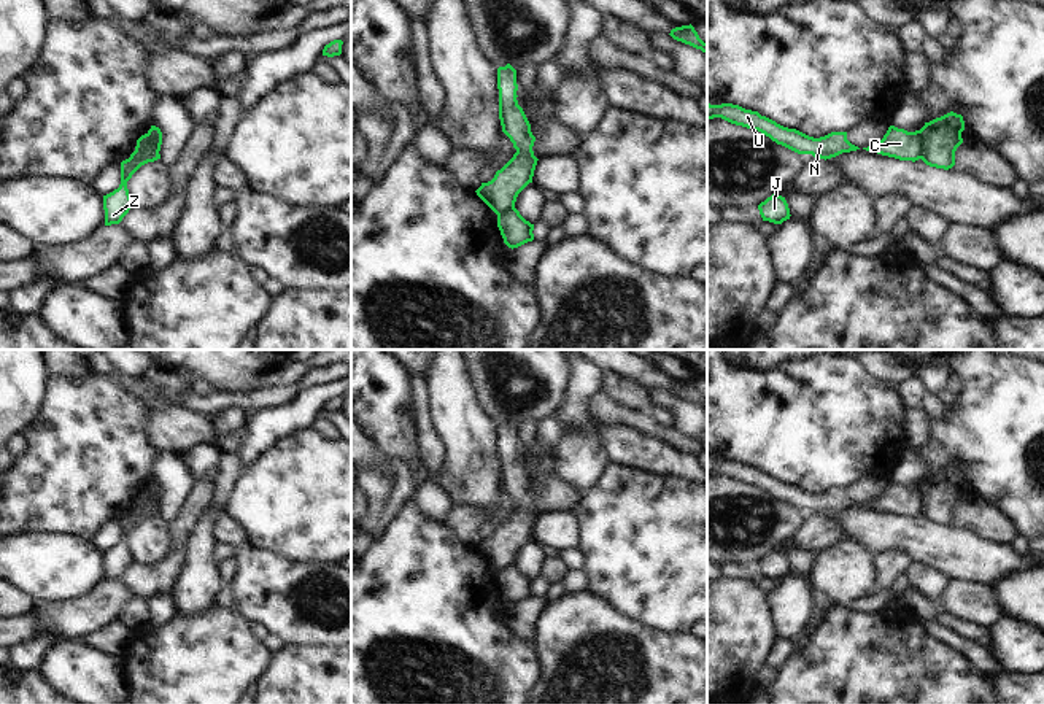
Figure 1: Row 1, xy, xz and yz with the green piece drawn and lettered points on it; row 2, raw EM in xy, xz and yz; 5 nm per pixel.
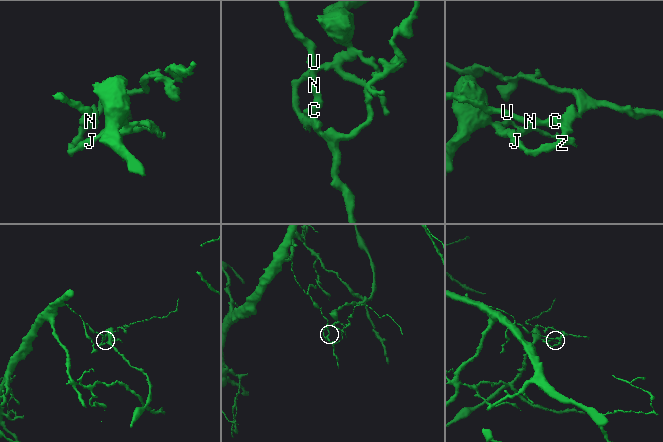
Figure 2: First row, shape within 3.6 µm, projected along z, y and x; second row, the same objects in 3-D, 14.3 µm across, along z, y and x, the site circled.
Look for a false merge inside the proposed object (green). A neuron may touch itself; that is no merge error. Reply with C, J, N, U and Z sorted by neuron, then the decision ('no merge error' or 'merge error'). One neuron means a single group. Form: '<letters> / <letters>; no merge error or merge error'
C N U / J Z; merge error

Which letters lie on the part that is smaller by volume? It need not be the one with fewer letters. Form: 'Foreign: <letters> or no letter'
Foreign: J, Z

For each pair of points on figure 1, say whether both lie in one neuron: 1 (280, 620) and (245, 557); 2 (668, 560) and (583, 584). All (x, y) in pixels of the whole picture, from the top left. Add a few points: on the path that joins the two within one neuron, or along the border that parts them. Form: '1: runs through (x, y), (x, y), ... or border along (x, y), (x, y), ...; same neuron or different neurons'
1: runs through (280, 604), (280, 598), (259, 572); same neuron
2: border along (585, 569), (590, 577), (590, 590); different neurons

